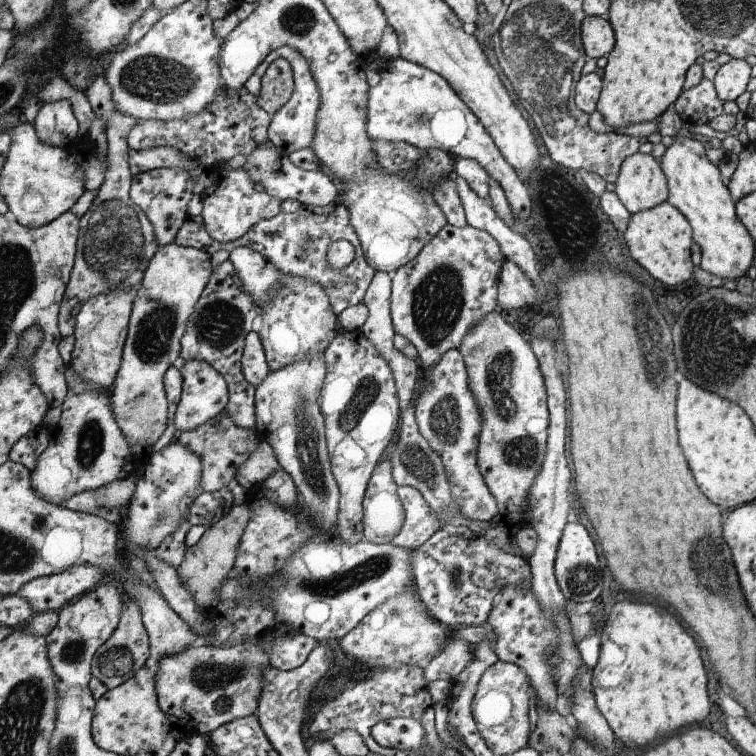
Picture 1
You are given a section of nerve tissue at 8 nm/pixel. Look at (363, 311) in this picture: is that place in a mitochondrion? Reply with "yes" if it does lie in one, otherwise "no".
no

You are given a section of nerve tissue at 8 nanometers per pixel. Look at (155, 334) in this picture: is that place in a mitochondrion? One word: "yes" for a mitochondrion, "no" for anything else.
yes

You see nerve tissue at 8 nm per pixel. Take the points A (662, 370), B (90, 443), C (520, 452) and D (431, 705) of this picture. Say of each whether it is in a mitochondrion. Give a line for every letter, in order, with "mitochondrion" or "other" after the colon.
A: mitochondrion
B: mitochondrion
C: mitochondrion
D: other

